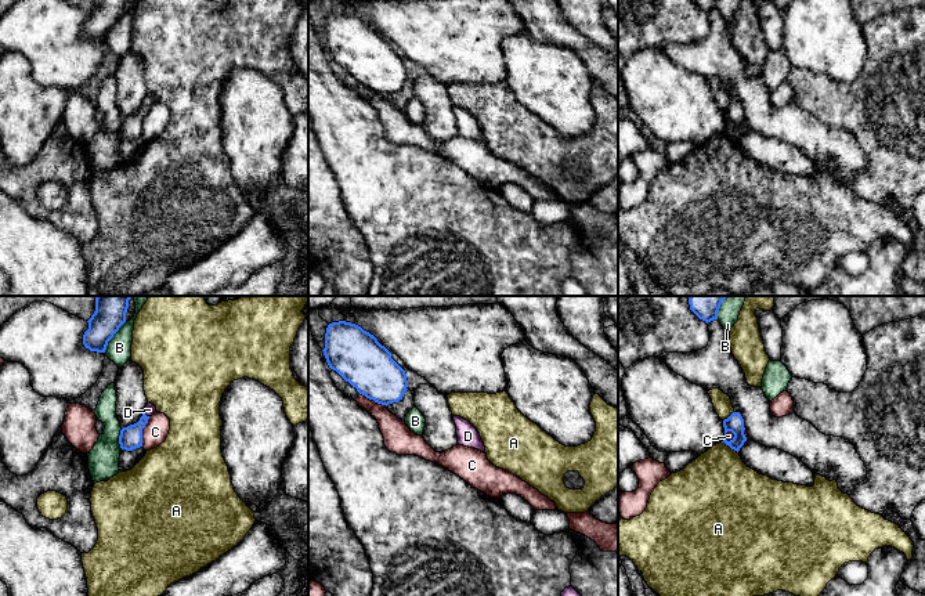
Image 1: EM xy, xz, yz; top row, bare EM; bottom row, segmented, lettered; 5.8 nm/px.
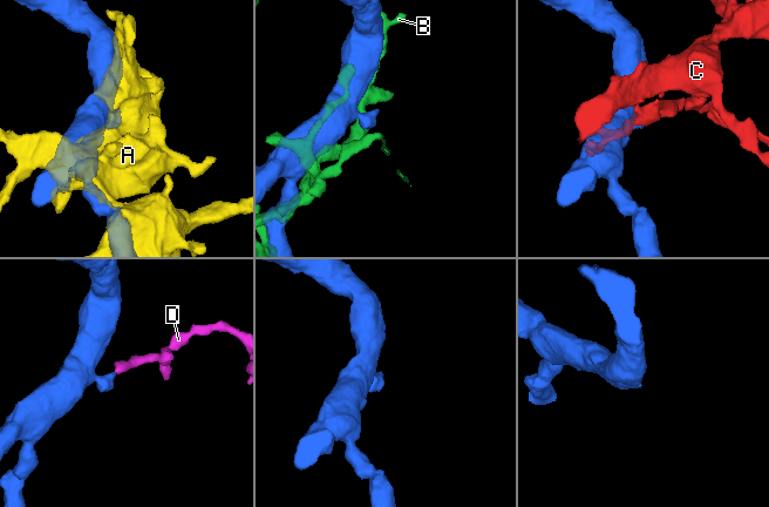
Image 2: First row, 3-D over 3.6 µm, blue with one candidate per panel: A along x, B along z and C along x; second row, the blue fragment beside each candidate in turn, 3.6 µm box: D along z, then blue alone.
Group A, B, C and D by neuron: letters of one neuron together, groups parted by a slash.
A / B / C / D

